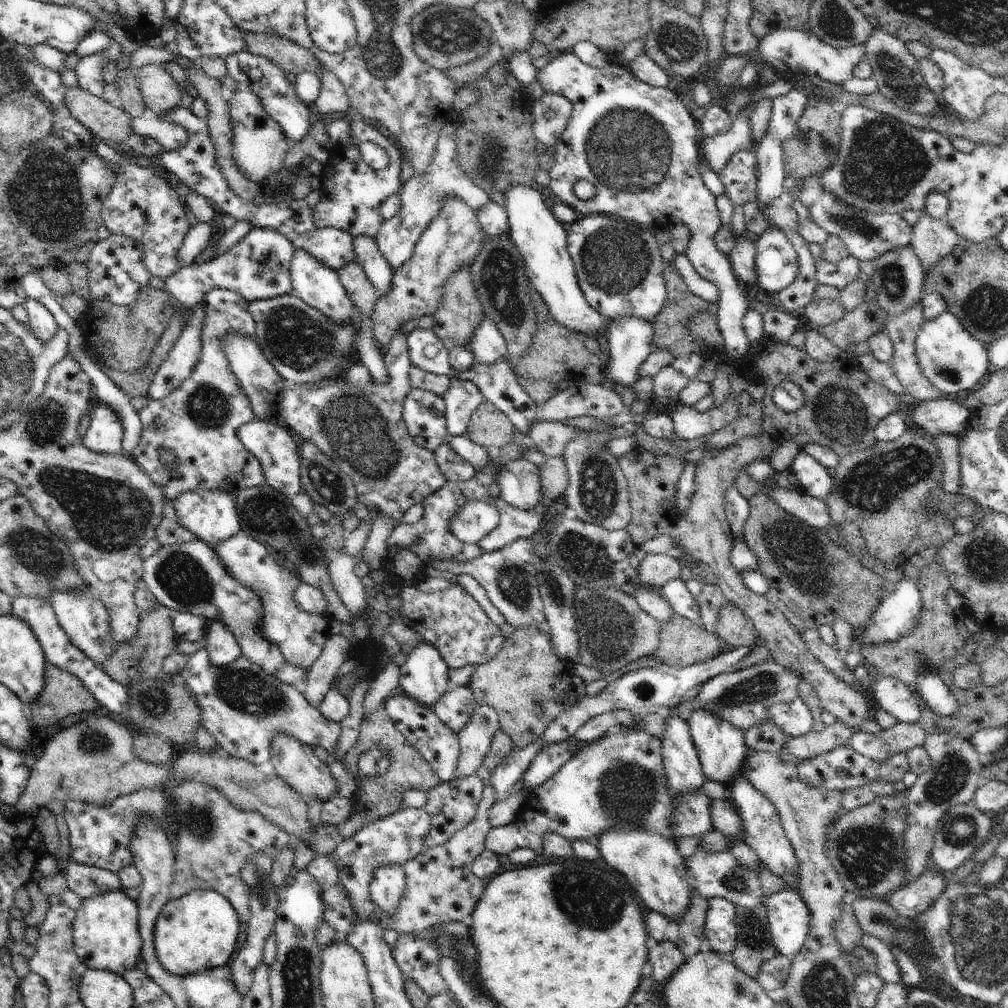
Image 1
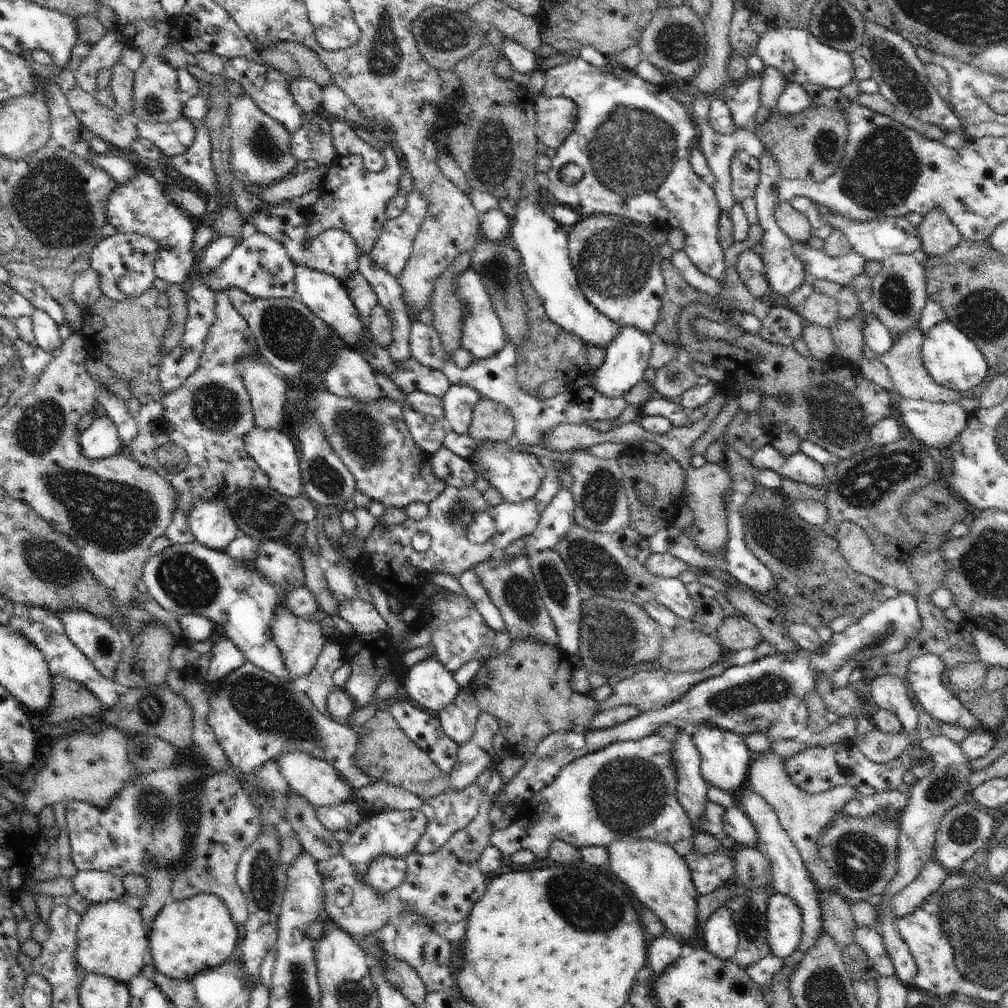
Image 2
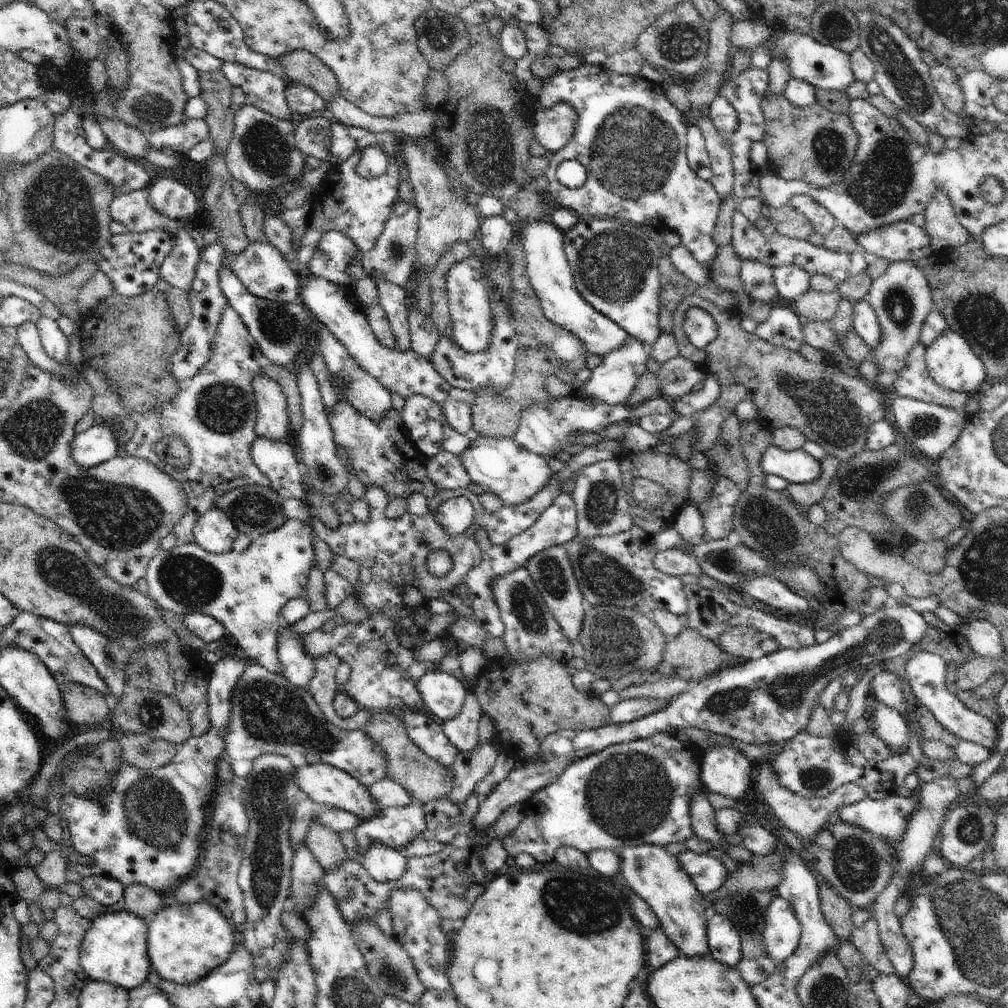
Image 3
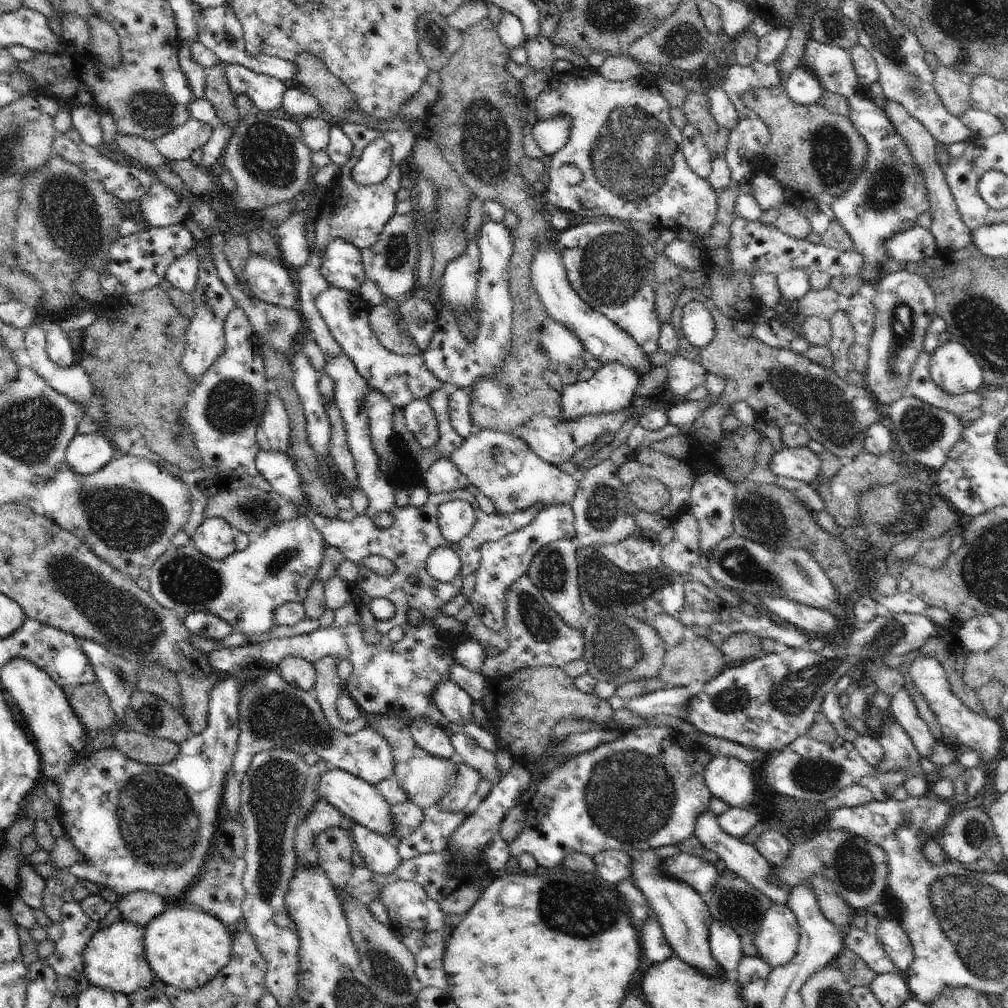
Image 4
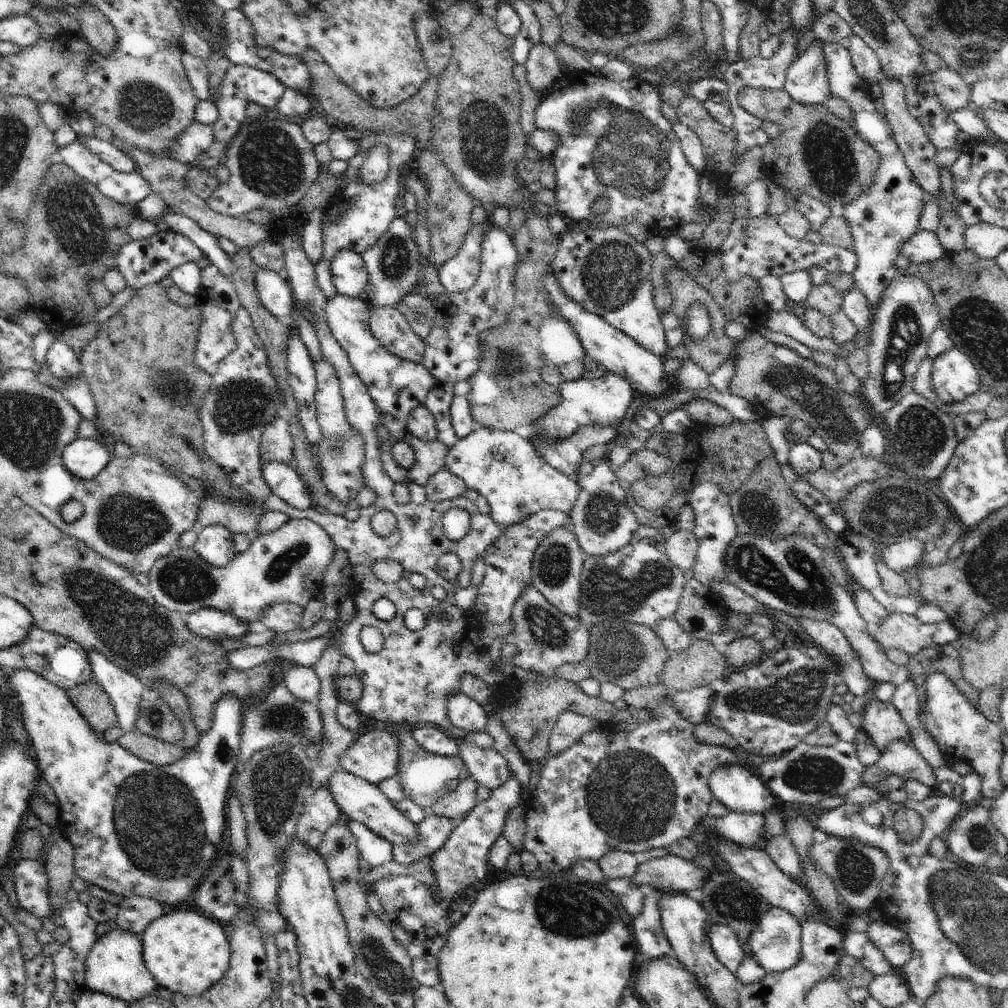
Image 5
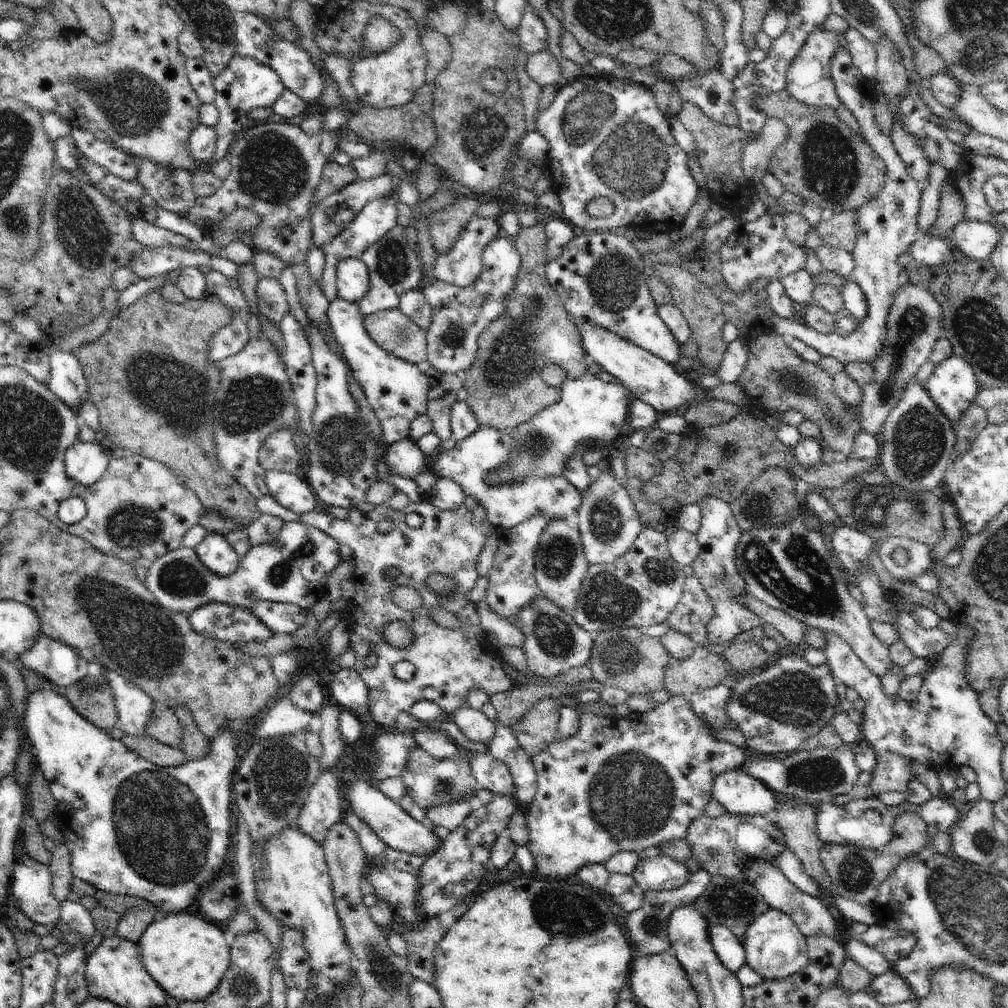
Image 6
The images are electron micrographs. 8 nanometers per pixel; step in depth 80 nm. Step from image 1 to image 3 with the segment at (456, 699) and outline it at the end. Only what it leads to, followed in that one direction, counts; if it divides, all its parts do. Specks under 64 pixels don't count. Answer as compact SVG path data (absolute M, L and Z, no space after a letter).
M468 692L464 706L461 713L455 718L442 722L442 728L444 734L448 737L448 740L459 750L459 752L471 753L477 749L479 745L479 722L483 717L483 710L480 706L478 697L472 692Z

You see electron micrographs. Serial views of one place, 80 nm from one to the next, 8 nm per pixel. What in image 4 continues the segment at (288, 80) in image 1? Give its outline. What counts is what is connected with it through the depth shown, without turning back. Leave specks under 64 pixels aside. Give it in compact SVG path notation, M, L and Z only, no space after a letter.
M228 64L228 66L226 66L226 68L225 68L225 73L226 73L228 82L229 82L229 89L231 90L231 93L233 94L234 104L235 104L234 97L237 97L239 94L246 94L250 98L250 100L252 100L253 104L256 106L256 110L263 111L264 113L274 112L276 110L281 111L282 99L283 99L283 96L284 96L284 93L286 92L286 90L289 89L289 84L285 83L284 81L281 81L279 78L270 76L270 75L265 75L264 73L254 72L253 70L250 70L249 68L246 68L245 66L242 66L242 65L230 65L230 64Z

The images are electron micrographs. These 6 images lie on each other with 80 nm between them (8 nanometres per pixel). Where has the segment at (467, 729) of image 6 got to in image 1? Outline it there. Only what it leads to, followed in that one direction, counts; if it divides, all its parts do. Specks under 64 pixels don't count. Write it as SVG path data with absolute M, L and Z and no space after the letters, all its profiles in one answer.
M425 642L407 654L406 663L399 672L399 691L409 695L424 706L433 706L452 688L450 685L449 666L441 657L440 651L430 643Z

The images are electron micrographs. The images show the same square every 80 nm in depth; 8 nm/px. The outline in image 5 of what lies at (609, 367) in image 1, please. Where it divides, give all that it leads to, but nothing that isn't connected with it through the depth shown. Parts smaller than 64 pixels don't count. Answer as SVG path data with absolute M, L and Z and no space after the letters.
M608 372L606 374L605 377L599 379L582 378L575 381L564 381L558 386L561 390L561 401L551 411L531 424L530 441L538 456L540 456L538 449L544 448L542 444L544 442L548 445L562 443L581 427L617 427L629 416L626 412L634 400L635 390L620 375Z

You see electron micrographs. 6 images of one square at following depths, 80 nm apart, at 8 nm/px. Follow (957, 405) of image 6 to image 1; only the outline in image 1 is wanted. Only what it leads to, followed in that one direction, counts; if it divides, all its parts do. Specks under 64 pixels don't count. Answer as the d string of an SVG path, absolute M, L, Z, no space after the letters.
M948 310L934 320L923 321L916 339L915 355L924 376L944 394L951 397L970 392L988 372L989 361L985 346L976 340Z

